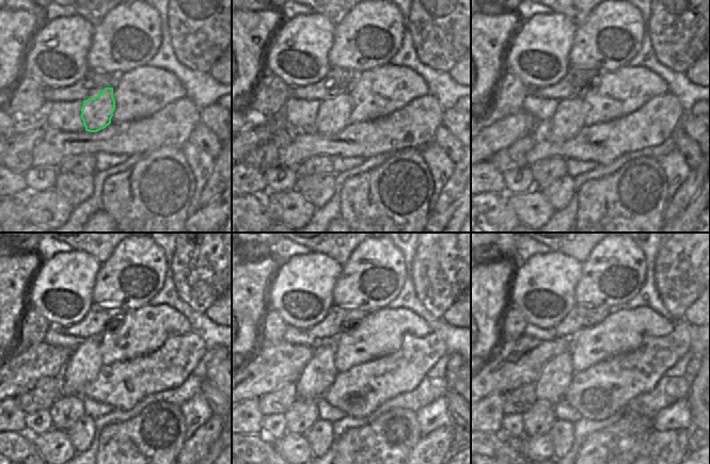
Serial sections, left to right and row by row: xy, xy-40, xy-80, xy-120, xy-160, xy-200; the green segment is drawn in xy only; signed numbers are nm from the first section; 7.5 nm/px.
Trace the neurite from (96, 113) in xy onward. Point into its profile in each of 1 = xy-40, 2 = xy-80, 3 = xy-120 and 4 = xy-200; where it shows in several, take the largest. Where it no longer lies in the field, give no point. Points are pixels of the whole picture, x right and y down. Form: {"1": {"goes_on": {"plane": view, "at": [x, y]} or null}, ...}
{"1": {"goes_on": {"plane": "xy-40", "at": [333, 115]}}, "2": {"goes_on": {"plane": "xy-80", "at": [569, 117]}}, "3": {"goes_on": {"plane": "xy-120", "at": [85, 362]}}, "4": {"goes_on": {"plane": "xy-200", "at": [556, 376]}}}

